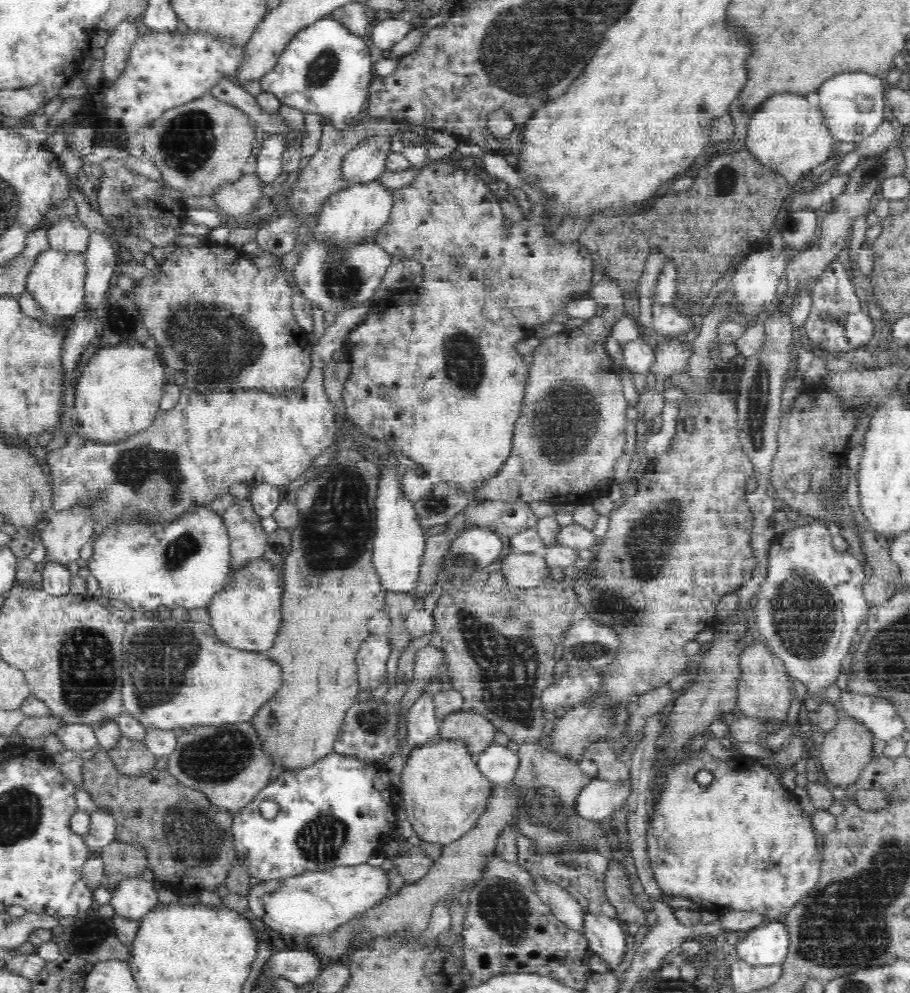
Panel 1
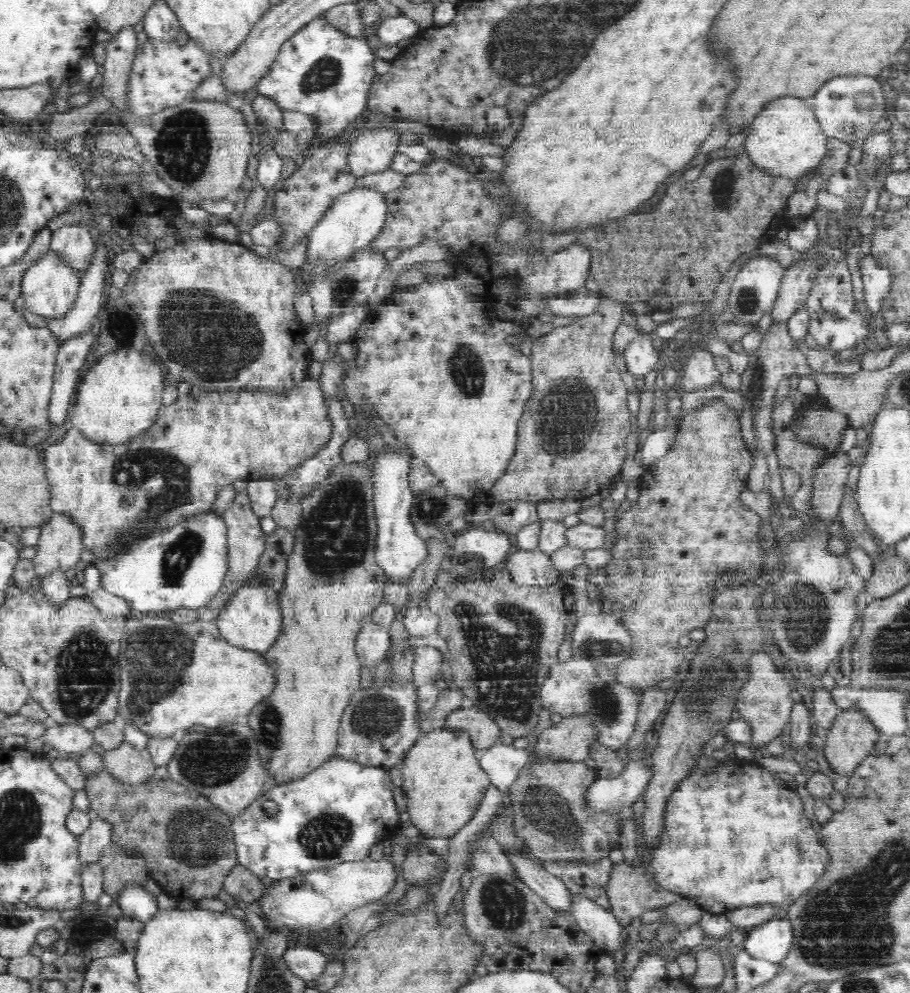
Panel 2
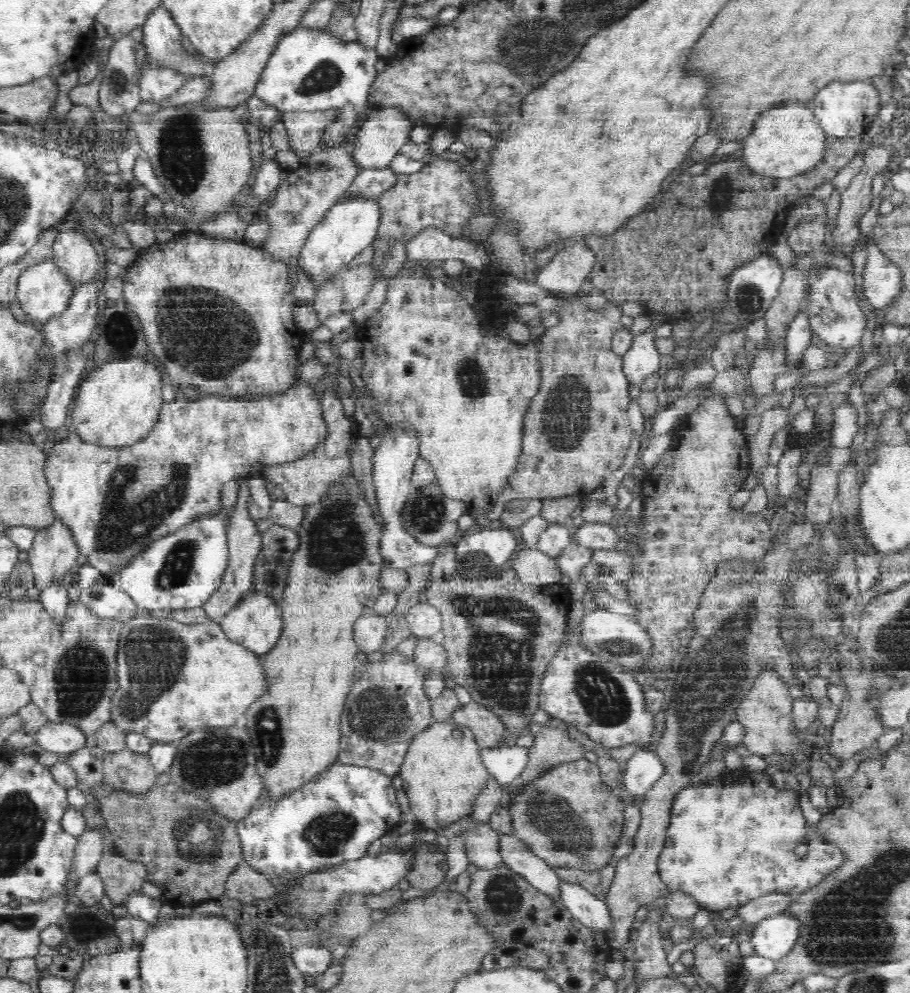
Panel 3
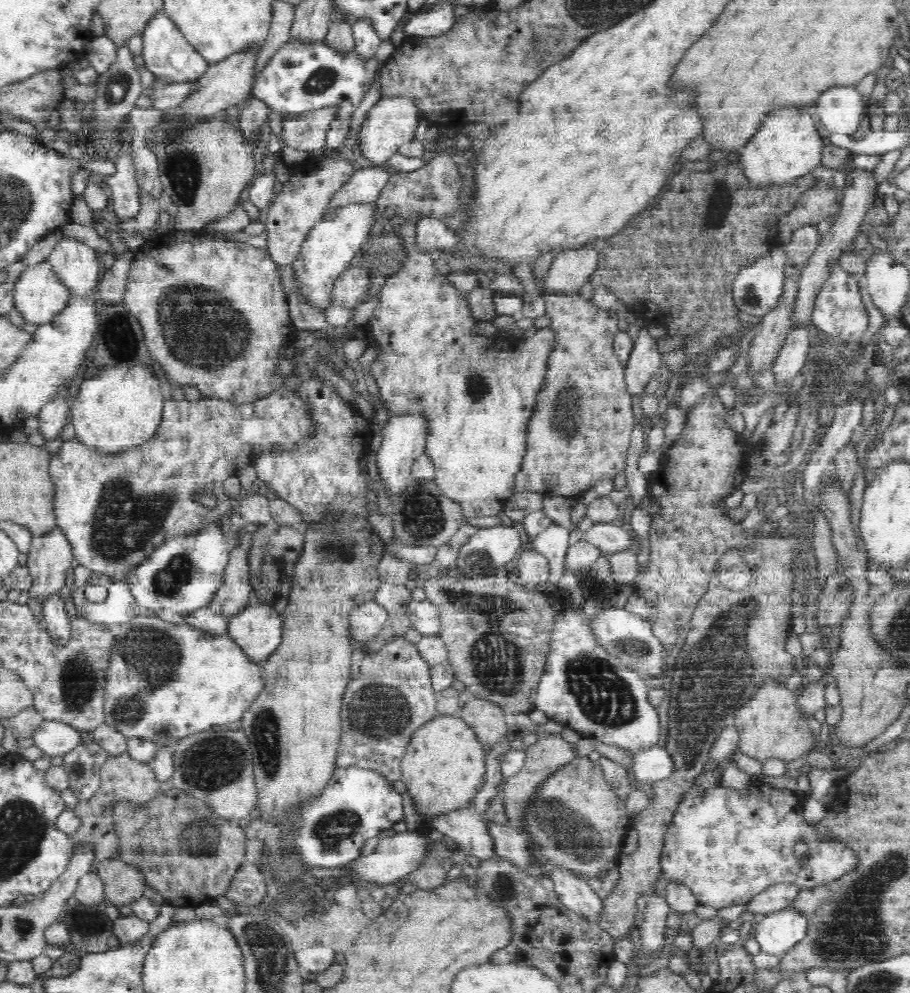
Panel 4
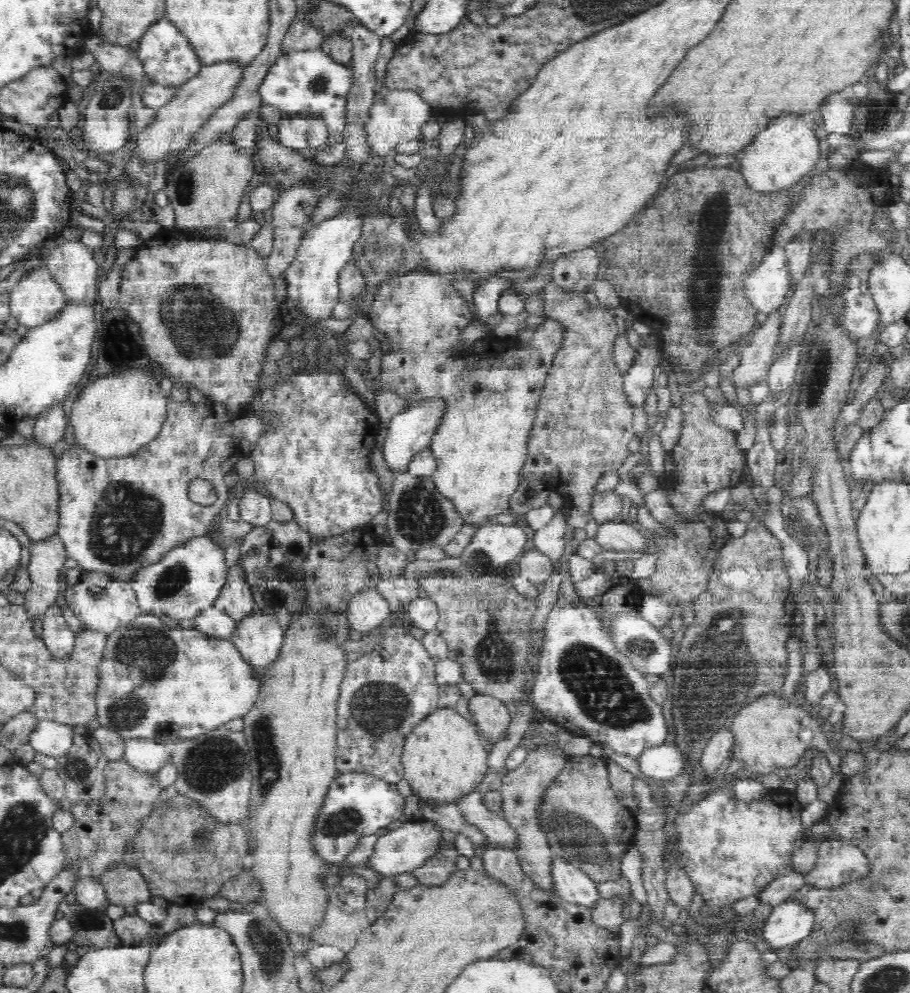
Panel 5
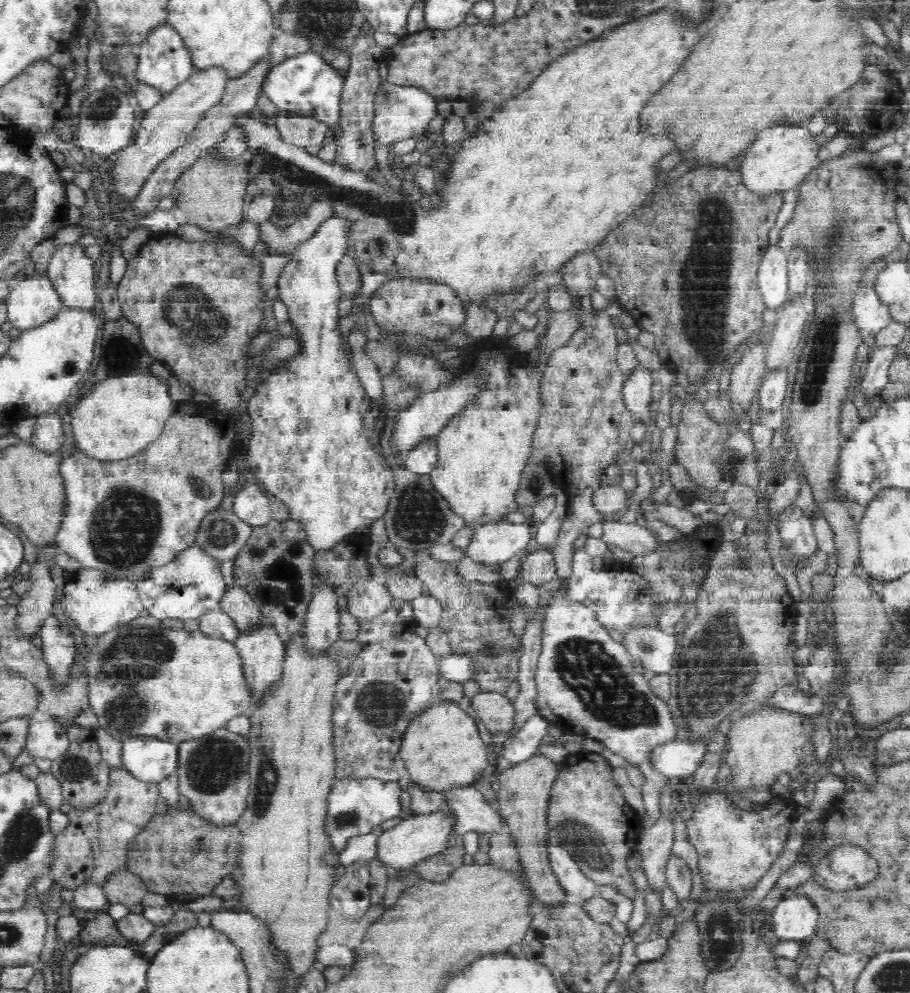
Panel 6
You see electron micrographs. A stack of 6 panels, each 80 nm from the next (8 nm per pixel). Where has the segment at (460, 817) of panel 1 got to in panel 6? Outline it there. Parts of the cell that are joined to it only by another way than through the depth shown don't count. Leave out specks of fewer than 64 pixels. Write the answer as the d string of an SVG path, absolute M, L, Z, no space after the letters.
M435 698L432 705L423 707L420 713L410 720L402 734L399 756L404 761L407 776L414 782L441 793L442 790L448 790L458 784L474 784L478 778L482 777L482 772L488 764L486 746L480 737L476 721L478 718L473 711L464 709L456 700Z

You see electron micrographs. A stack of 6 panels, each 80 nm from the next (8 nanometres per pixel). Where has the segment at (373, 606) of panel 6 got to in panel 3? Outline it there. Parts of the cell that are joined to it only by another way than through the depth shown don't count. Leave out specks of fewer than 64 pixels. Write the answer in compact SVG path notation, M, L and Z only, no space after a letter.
M375 607L360 614L360 618L354 620L354 642L358 650L363 653L375 653L381 651L378 646L383 644L384 632L386 632L386 619Z

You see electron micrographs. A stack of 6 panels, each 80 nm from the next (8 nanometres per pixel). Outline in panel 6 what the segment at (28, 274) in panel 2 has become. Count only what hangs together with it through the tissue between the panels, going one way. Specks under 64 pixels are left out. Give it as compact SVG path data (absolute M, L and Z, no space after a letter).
M37 273L31 278L20 276L16 279L4 305L6 307L6 321L8 324L12 324L12 328L21 331L27 331L50 322L63 309L50 279Z

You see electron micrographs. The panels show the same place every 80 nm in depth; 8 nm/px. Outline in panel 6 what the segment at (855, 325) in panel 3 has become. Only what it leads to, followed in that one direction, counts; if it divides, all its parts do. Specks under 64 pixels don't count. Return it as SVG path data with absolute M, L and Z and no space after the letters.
M860 287L855 292L853 315L862 332L877 333L892 321L890 307L872 287Z

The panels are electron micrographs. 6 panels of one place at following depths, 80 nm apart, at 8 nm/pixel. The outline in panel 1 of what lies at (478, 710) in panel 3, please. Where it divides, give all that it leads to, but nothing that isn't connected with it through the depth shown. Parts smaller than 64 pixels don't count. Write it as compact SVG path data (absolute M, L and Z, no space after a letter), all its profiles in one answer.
M472 710L450 713L438 724L438 736L461 737L474 757L493 743L497 731L488 718Z

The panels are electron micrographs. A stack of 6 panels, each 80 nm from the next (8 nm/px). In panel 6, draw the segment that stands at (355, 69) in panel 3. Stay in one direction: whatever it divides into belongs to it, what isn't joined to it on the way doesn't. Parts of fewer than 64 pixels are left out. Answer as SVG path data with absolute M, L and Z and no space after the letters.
M306 51L287 58L276 65L263 81L264 93L274 102L279 112L289 112L294 115L311 116L325 122L330 128L338 120L343 80L338 71L334 71L328 63L316 55L316 52Z

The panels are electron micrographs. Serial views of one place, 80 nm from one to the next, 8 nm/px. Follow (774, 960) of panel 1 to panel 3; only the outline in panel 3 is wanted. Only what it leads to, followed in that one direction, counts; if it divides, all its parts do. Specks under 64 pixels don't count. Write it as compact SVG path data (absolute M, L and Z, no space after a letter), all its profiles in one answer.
M785 911L766 917L750 935L756 954L778 961L792 951L802 936L802 921Z

